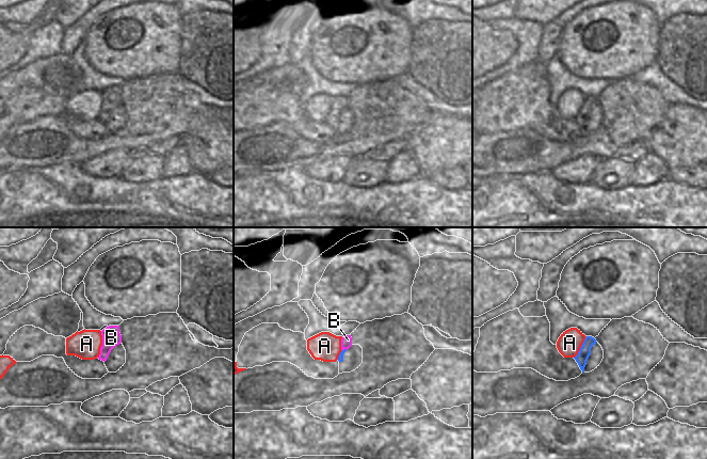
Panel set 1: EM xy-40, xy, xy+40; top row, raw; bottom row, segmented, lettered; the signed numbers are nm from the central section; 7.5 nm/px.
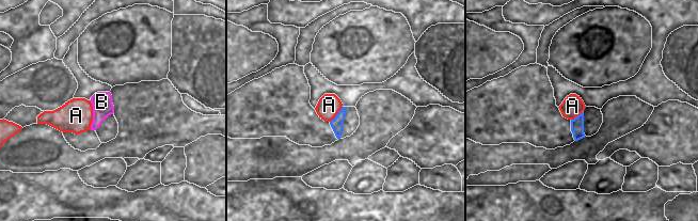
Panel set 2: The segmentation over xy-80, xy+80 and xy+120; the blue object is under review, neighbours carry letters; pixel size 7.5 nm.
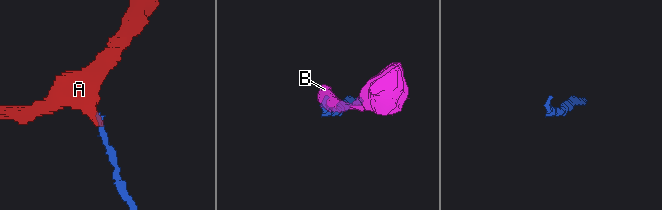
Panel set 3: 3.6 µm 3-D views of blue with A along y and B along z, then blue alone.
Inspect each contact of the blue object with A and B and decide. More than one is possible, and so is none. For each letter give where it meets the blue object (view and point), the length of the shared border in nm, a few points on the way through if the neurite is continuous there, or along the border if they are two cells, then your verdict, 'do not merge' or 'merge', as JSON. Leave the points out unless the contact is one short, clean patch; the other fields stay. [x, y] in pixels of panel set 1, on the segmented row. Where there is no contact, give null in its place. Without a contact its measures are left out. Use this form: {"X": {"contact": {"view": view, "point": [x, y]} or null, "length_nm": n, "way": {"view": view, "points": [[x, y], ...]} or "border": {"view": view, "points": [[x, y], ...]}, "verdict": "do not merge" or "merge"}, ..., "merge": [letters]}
{"A": {"contact": {"view": "xy+40", "point": [581, 347]}, "length_nm": 190, "border": {"view": "xy+40", "points": [[587, 336], [574, 358]]}, "verdict": "do not merge"}, "B": {"contact": {"view": "xy", "point": [344, 349]}, "length_nm": 40, "way": {"view": "xy", "points": [[340, 358], [344, 349], [347, 341]]}, "verdict": "merge"}, "merge": ["B"]}

